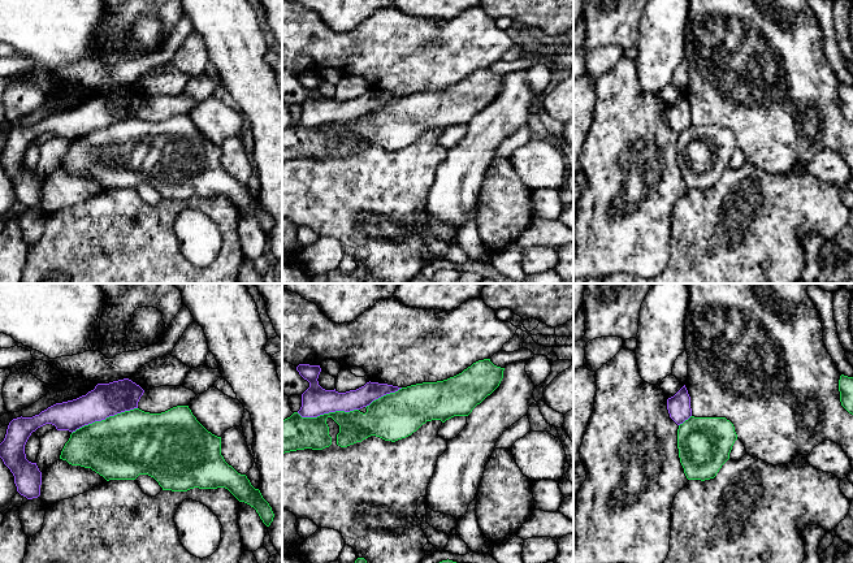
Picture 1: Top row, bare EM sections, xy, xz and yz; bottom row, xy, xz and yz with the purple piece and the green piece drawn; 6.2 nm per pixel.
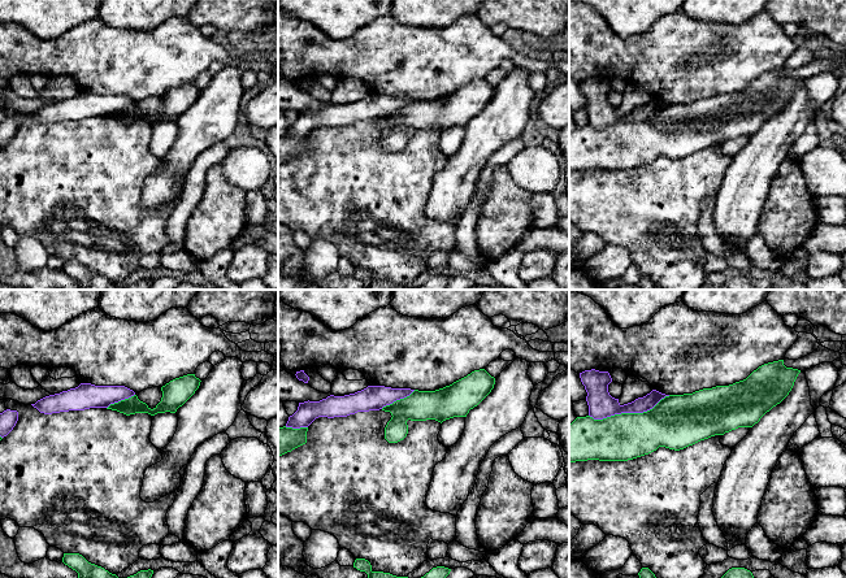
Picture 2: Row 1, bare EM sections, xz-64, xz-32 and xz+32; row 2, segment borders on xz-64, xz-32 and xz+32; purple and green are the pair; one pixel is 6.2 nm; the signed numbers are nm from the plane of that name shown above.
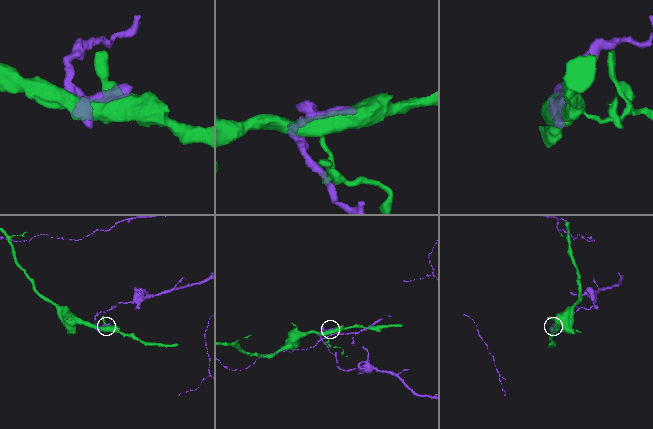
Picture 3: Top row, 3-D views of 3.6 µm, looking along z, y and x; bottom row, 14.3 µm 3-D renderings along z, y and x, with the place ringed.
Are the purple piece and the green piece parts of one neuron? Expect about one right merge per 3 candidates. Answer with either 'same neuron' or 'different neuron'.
different neuron

